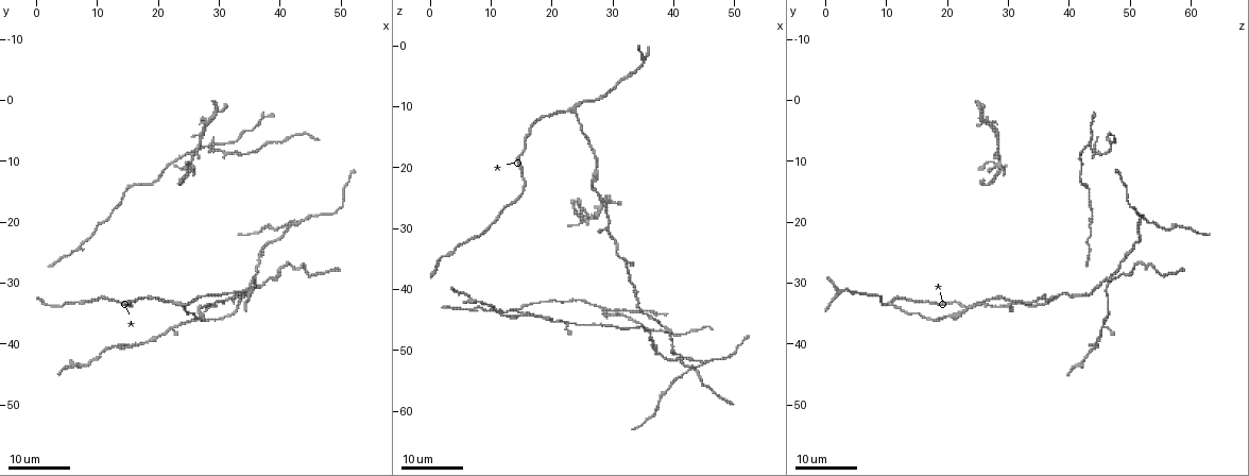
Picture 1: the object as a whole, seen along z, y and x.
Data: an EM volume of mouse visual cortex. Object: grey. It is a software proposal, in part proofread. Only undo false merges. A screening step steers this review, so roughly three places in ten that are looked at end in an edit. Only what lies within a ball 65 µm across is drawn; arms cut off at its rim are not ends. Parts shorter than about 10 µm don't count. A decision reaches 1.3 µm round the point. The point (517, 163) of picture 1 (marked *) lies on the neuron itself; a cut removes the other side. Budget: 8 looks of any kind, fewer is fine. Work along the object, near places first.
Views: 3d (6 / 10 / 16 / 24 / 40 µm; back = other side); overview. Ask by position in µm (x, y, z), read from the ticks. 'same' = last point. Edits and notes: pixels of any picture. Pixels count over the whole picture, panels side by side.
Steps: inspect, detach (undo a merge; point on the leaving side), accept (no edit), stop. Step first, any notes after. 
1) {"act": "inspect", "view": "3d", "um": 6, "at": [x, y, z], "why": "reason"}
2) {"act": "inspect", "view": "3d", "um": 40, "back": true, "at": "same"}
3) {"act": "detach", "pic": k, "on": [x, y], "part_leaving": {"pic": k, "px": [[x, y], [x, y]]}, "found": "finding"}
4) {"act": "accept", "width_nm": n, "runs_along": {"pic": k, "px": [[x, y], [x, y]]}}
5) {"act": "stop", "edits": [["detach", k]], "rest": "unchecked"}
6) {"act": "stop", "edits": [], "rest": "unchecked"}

{"act": "inspect", "view": "3d", "um": 16, "at": [23.5, 33.5, 10.5], "why": "three arms meet"}

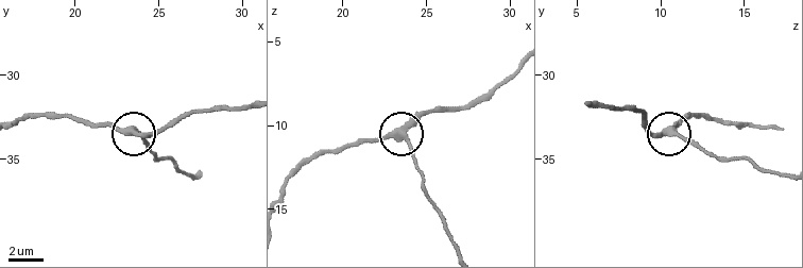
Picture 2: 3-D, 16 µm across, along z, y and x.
{"act": "inspect", "view": "3d", "um": 10, "at": [23.8, 33.4, 10.7]}

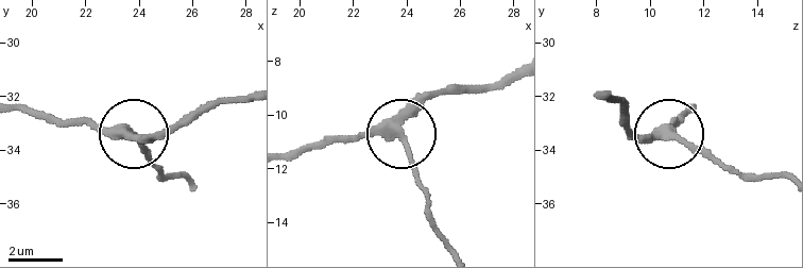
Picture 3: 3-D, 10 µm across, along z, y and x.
{"act": "inspect", "view": "3d", "um": 6, "at": "same", "why": "zoom in"}

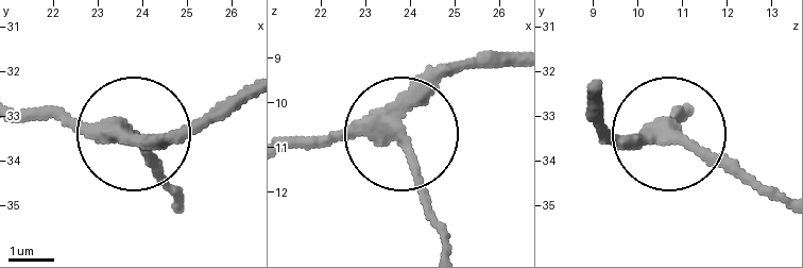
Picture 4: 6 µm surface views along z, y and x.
{"act": "accept", "runs_along": {"pic": 4, "px": [[26, 111], [132, 134], [204, 127]]}, "found": "all the same neuron"}

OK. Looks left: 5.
{"act": "inspect", "view": "3d", "um": 16, "at": [44.0, 20.0, 52.5], "why": "a narrow waist"}

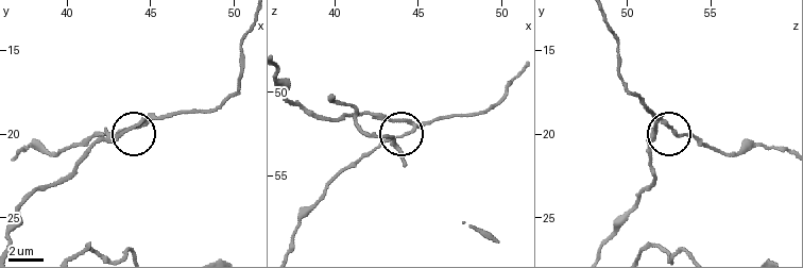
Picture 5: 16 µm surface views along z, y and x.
{"act": "inspect", "view": "3d", "um": 6, "at": [43.9, 19.5, 52.6]}

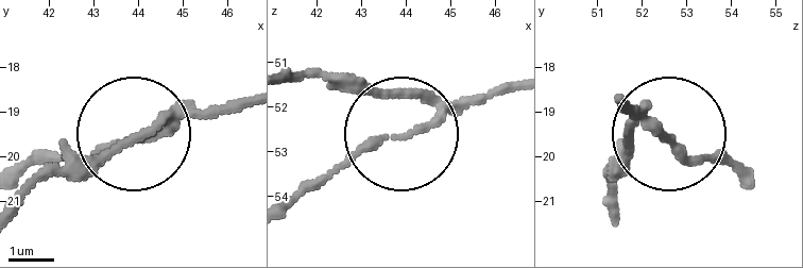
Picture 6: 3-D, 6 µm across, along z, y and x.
{"act": "inspect", "view": "3d", "um": 6, "back": true, "at": [44.05, 19.55, 52.65], "why": "from behind"}

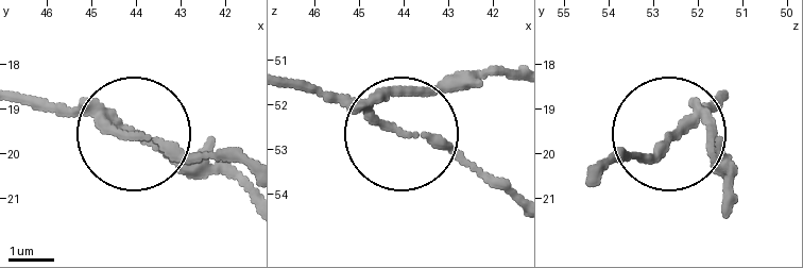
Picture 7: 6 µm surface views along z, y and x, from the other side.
{"act": "detach", "pic": 7, "on": [422, 88], "width_nm": 170, "part_leaving": {"pic": 7, "px": [[365, 103], [510, 69]]}, "found": "two neurons meet here"}

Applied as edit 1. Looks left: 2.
{"act": "stop", "edits": [["detach", 7]], "rest": "unchecked"}

